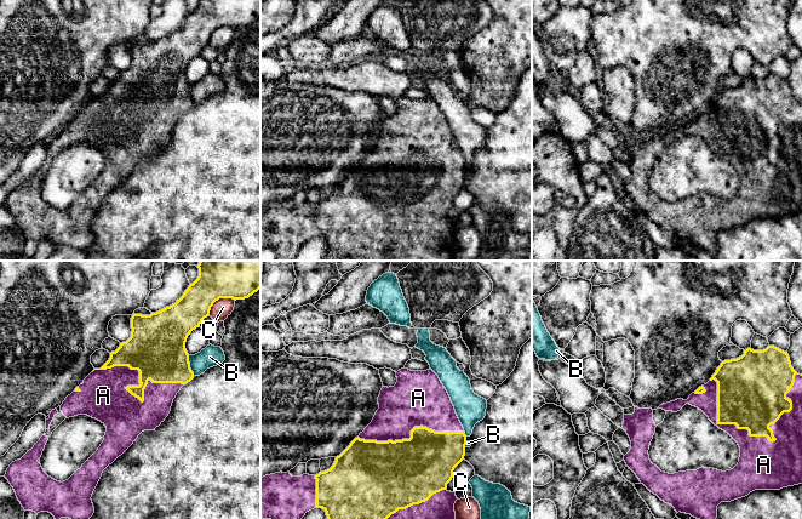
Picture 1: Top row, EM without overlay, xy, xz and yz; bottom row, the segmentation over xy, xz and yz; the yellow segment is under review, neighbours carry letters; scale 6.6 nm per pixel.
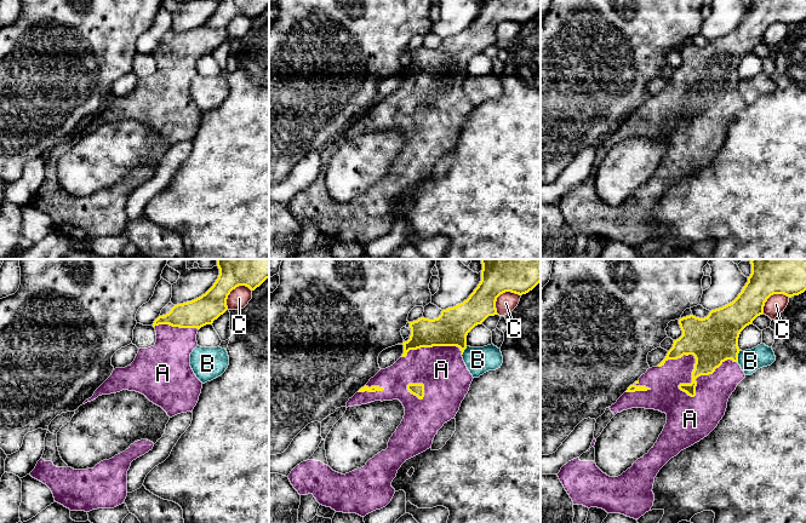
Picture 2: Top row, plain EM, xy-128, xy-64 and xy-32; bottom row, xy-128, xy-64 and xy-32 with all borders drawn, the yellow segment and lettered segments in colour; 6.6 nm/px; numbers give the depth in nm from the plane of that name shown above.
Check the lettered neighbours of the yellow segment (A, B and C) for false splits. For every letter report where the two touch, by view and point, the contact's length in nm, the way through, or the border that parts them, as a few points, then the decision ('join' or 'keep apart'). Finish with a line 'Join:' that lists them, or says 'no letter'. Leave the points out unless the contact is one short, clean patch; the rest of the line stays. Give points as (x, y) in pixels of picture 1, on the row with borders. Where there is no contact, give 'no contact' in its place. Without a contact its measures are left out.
A: yz (772, 433) | 650 nm | join
B: xy (189, 365) | 140 nm | along xy (188, 355), (190, 370), (194, 375) | keep apart
C: xy (218, 298) | 220 nm | keep apart
Join: A

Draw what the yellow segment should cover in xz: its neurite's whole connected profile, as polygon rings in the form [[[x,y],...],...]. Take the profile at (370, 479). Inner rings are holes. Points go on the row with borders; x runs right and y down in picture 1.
[[[430,369],[396,372],[394,387],[383,387],[379,409],[372,422],[336,457],[333,466],[316,475],[292,477],[275,473],[260,478],[260,519],[302,519],[307,512],[322,508],[327,519],[456,519],[456,492],[447,491],[454,468],[464,460],[466,435],[451,398],[439,376]]]

